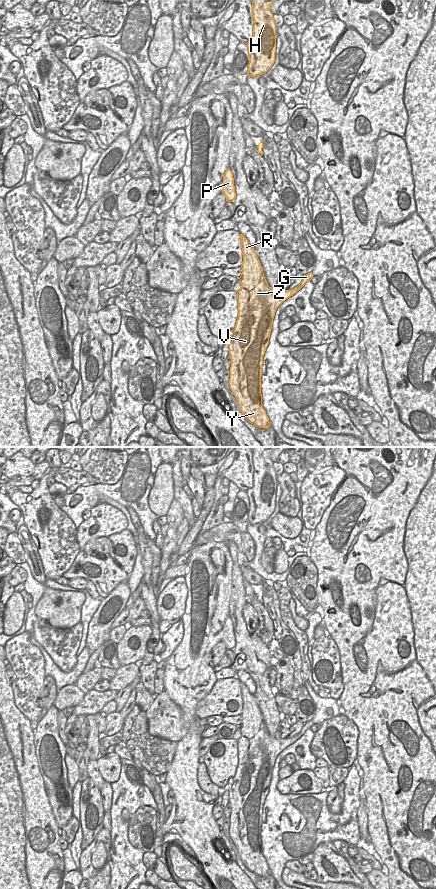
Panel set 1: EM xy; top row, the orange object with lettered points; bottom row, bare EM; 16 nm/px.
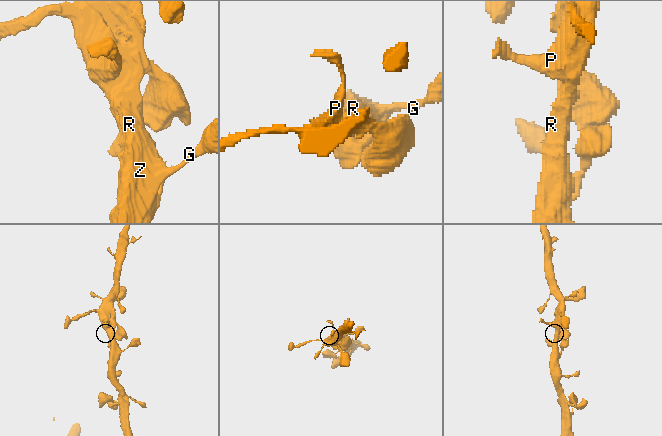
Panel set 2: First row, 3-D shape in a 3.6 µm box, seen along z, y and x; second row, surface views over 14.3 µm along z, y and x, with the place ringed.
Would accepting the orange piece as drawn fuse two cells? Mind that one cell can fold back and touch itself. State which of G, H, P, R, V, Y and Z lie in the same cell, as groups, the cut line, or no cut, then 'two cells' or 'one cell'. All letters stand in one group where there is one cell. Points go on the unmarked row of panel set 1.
G H P R V Y Z | no cut | one cell

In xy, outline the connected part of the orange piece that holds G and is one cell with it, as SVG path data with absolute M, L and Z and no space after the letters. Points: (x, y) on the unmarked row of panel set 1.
M240 682L243 700L242 722L240 724L241 736L237 740L238 766L235 776L229 780L229 803L231 804L229 834L235 844L244 866L259 876L270 875L269 866L262 853L261 824L263 805L269 792L271 776L277 756L288 746L297 741L306 730L313 726L310 720L302 730L292 738L271 736L264 724L263 716L246 685Z

